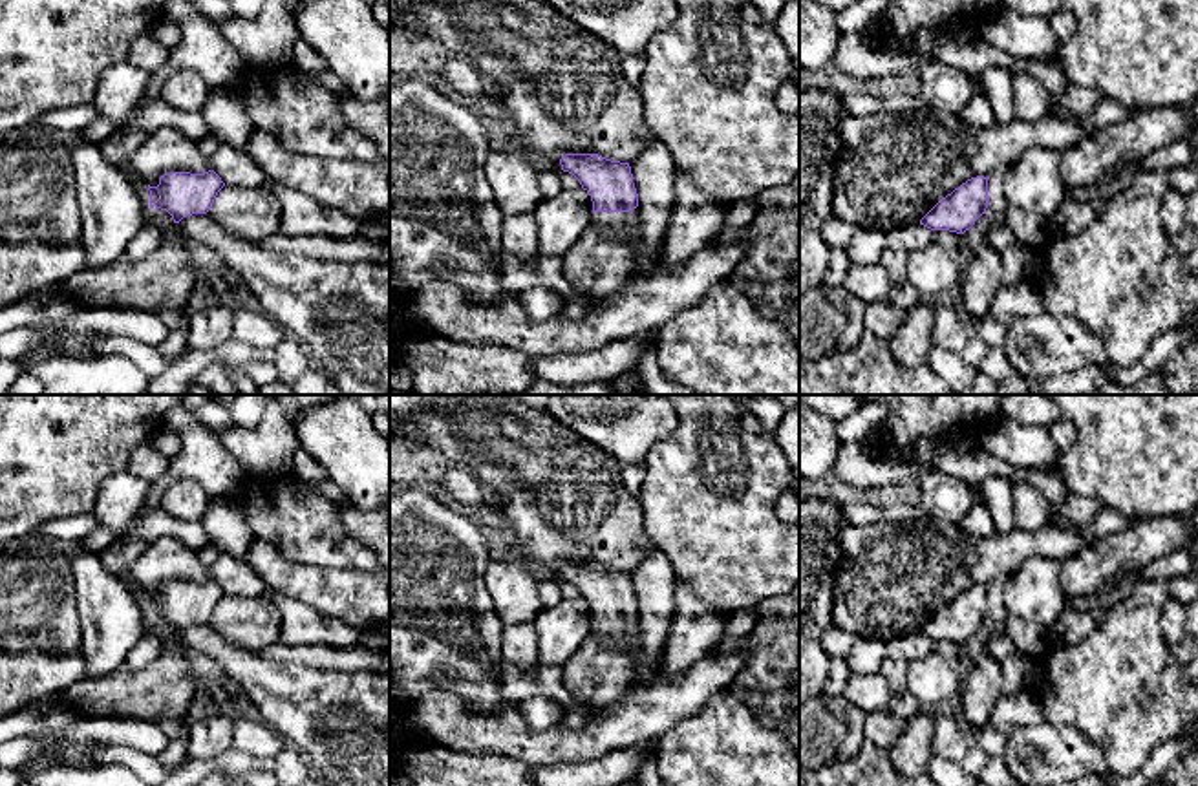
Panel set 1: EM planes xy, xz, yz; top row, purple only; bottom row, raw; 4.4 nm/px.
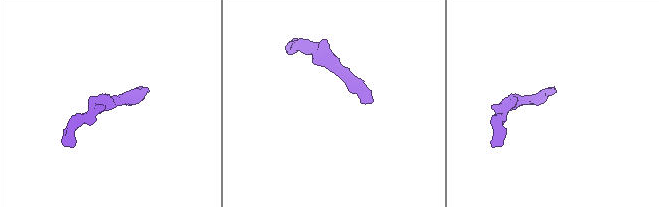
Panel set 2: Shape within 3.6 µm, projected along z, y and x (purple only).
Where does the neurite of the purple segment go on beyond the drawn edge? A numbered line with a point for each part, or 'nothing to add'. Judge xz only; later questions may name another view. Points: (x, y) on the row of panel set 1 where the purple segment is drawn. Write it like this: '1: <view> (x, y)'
1: xz (628, 225)

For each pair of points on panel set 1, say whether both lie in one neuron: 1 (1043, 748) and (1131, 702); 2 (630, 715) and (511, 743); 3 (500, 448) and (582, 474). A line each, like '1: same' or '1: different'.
1: different
2: same
3: same

